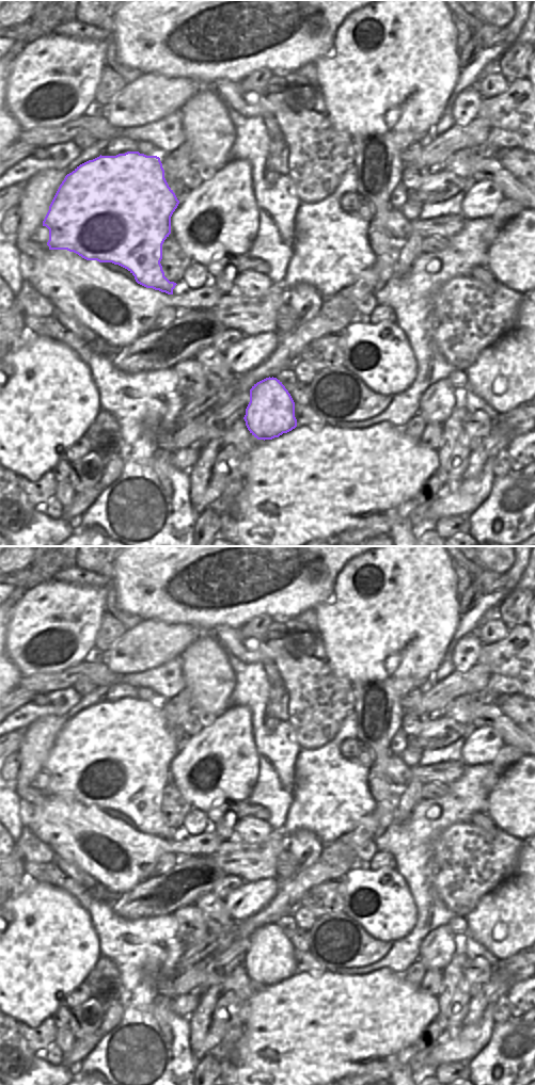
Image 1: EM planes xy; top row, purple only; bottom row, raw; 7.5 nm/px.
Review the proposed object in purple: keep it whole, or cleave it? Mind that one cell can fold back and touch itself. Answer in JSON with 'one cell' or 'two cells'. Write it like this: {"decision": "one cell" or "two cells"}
{"decision": "one cell"}

